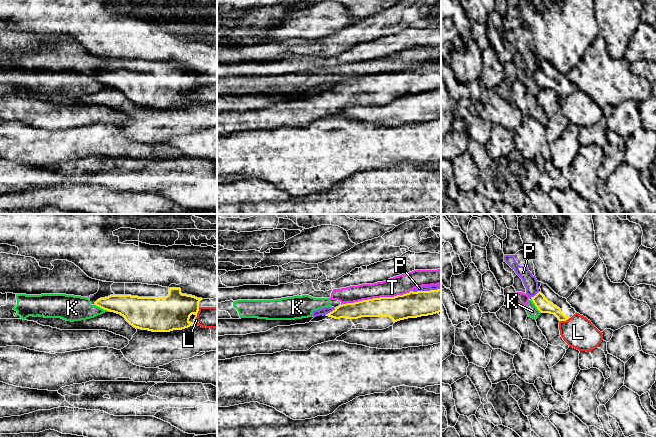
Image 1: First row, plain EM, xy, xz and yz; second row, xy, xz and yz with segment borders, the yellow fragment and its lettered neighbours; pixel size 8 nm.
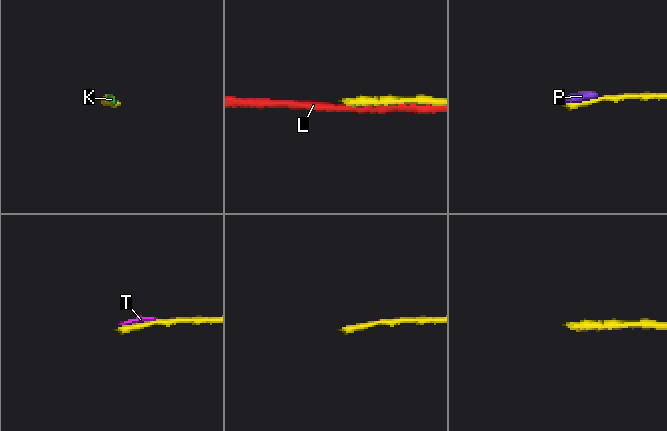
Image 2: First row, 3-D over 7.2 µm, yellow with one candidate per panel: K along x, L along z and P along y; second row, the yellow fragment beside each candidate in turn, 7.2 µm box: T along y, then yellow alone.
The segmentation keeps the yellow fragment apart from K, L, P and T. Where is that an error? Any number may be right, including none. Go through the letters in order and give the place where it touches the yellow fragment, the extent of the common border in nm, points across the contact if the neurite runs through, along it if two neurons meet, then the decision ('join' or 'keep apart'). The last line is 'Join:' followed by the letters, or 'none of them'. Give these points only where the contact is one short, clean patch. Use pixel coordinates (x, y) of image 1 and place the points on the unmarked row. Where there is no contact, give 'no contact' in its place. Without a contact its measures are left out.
K: contact xy (102, 84); length 130 nm; border xy (95, 80), (108, 87); keep apart
L: contact xy (196, 92); length 150 nm; keep apart
P: contact xz (330, 88); length 100 nm; keep apart
T: contact xz (378, 74); length 550 nm; keep apart
Join: none of them

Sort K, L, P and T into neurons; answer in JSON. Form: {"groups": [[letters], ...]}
{"groups": [["K", "T"], ["L"], ["P"]]}

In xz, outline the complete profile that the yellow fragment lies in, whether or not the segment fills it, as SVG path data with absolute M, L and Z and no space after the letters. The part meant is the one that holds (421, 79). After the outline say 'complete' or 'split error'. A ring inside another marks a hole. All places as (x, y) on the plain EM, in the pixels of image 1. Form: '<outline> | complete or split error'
M441 64L346 79L309 99L246 111L217 112L217 136L284 126L307 127L314 121L334 117L351 105L383 106L400 96L439 88Z | split error

